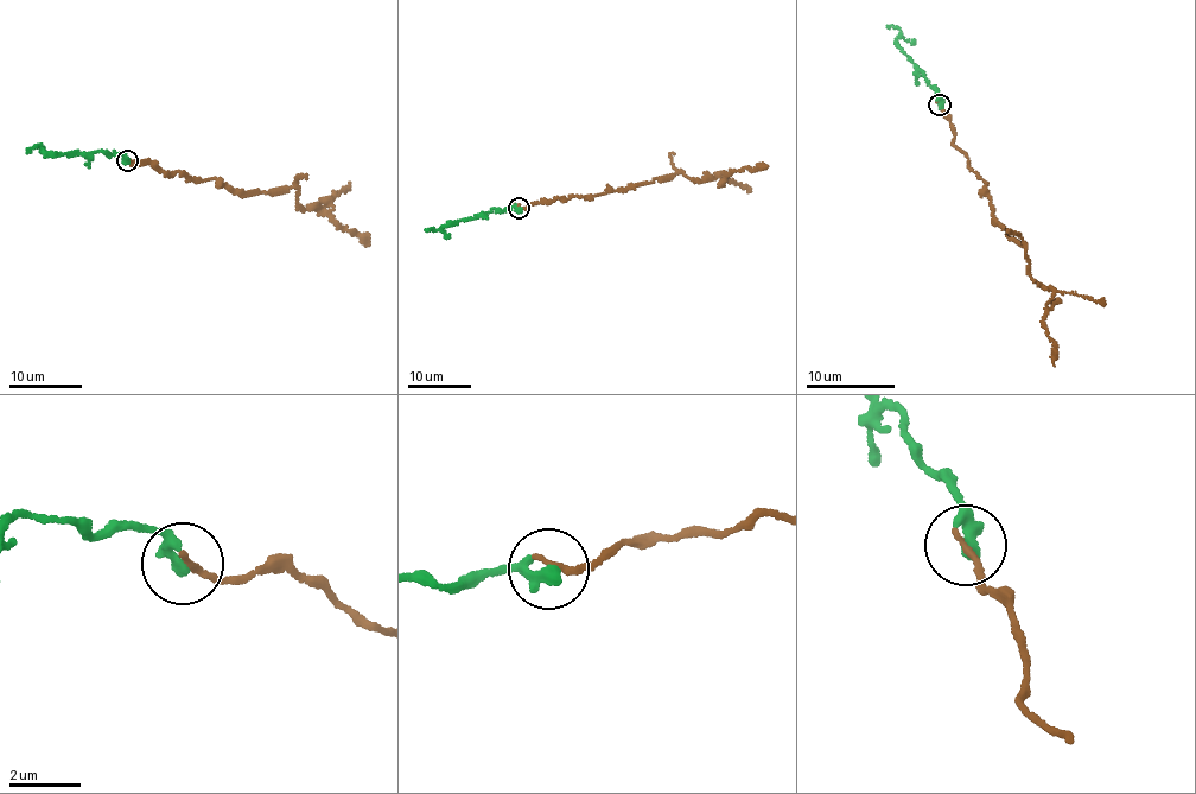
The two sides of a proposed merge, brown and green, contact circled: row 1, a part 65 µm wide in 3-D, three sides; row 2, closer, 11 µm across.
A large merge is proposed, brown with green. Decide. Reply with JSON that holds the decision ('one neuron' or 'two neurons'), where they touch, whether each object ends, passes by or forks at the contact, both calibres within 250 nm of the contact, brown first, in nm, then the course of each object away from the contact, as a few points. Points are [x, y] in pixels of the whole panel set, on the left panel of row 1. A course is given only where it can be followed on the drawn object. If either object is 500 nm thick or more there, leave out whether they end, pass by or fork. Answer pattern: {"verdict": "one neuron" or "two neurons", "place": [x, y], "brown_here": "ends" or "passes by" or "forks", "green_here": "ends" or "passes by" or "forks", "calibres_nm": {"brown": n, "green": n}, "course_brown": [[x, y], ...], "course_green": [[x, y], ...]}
{"verdict": "one neuron", "place": [127, 160], "brown_here": "ends", "green_here": "ends", "calibres_nm": {"brown": 190, "green": 400}, "course_brown": [[128, 160], [193, 179], [211, 177], [241, 194], [292, 185], [301, 208], [326, 201], [331, 220], [370, 246]], "course_green": [[128, 160], [122, 154], [103, 152], [48, 156], [37, 145], [27, 151]]}

